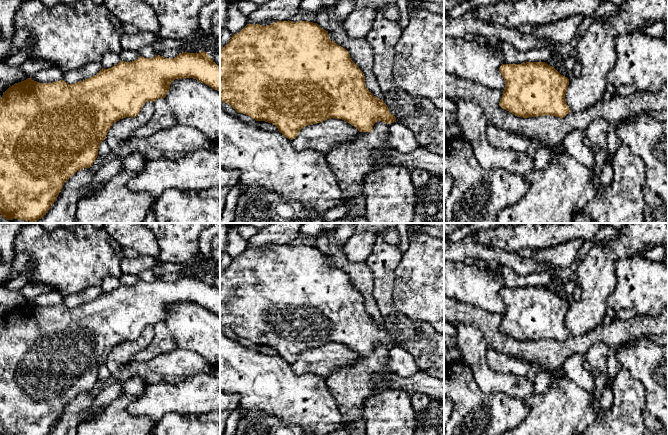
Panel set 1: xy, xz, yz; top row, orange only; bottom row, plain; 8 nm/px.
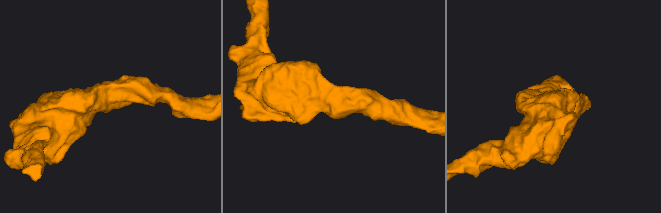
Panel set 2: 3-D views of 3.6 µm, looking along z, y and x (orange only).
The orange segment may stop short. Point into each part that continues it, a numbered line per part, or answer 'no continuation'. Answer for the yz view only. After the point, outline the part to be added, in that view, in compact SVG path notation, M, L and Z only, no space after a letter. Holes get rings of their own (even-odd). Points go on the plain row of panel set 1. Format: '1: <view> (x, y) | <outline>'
no continuation

